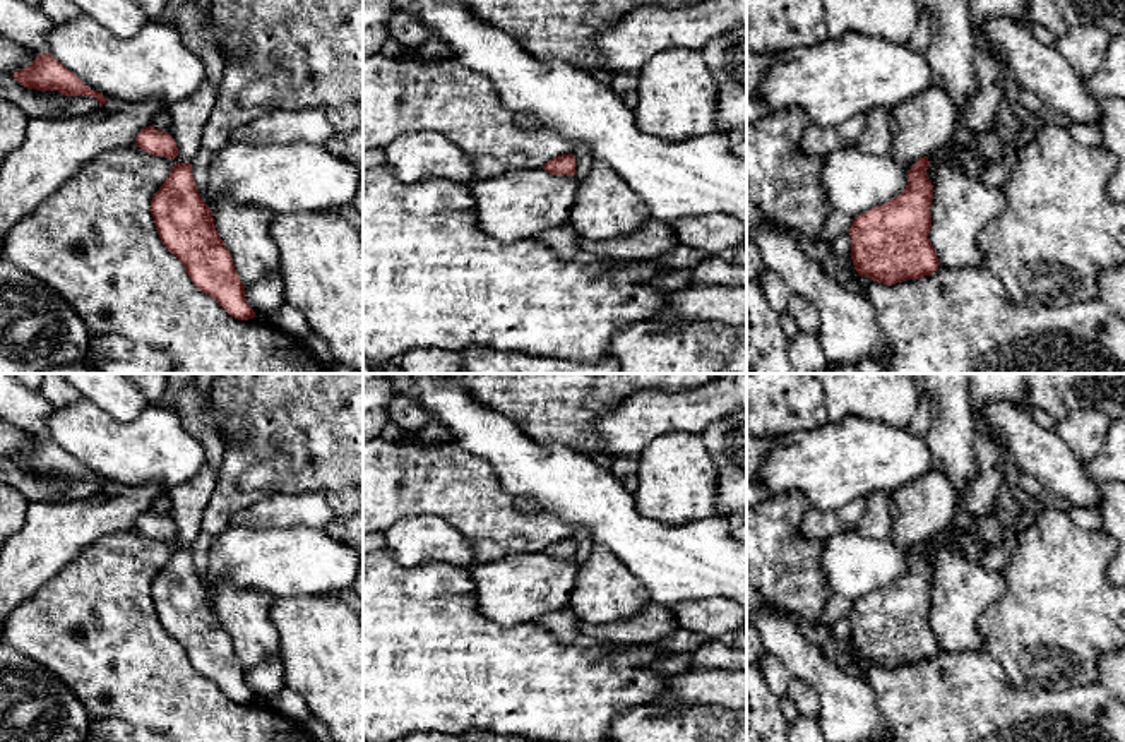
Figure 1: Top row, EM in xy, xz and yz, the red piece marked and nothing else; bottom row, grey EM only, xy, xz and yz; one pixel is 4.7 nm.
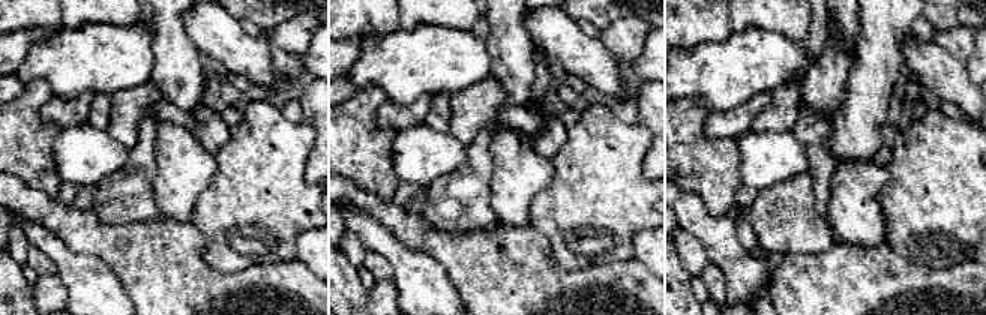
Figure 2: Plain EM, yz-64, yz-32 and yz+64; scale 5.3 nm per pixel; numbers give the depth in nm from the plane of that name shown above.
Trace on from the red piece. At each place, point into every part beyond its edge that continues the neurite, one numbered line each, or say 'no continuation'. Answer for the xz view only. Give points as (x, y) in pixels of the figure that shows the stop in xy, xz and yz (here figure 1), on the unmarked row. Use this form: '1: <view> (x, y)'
no continuation

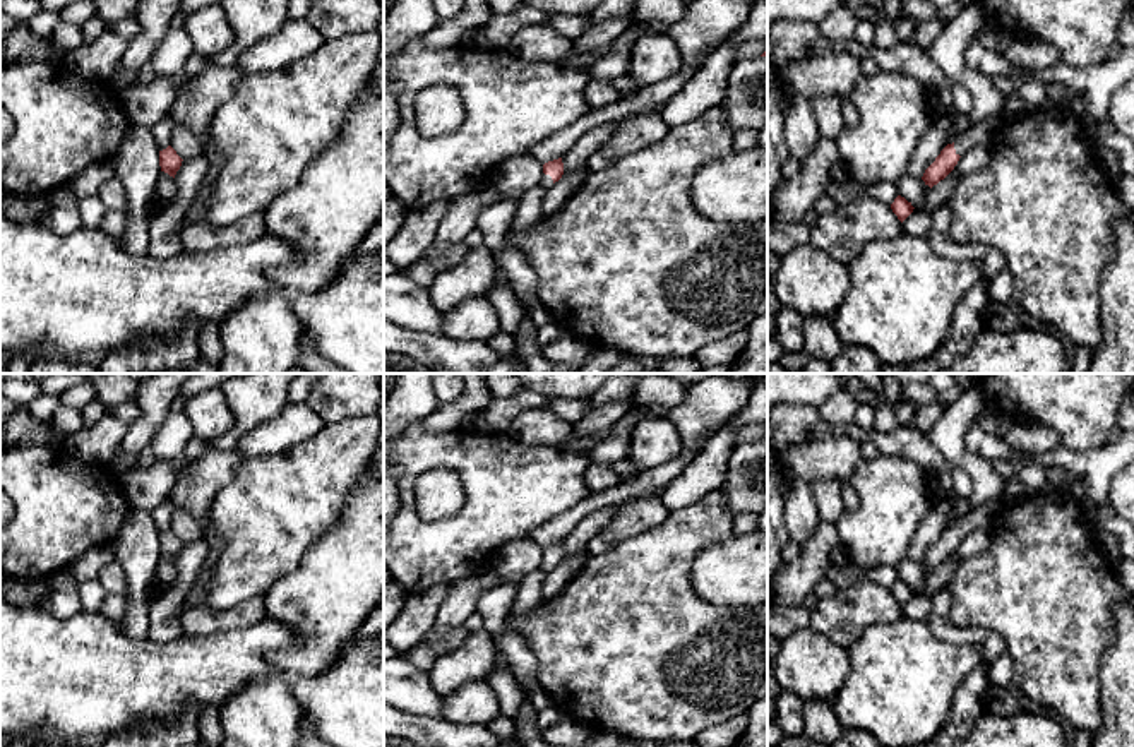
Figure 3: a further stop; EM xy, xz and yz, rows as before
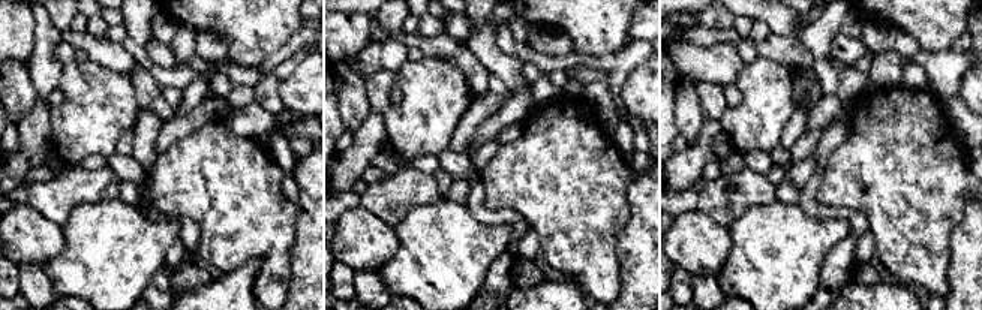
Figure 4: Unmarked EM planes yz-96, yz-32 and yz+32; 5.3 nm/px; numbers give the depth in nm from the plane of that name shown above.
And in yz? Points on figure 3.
1: yz (982, 514)

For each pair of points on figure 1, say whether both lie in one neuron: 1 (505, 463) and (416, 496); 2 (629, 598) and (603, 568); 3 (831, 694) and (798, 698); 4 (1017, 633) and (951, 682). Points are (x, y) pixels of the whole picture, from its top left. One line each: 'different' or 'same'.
1: different
2: same
3: different
4: different

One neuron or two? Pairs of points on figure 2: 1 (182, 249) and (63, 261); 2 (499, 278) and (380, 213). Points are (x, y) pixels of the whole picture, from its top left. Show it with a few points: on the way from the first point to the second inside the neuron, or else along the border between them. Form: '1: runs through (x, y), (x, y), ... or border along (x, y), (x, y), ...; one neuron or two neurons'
1: border along (65, 245), (77, 252), (96, 255), (122, 284); two neurons
2: runs through (468, 258), (420, 237), (410, 228); one neuron

